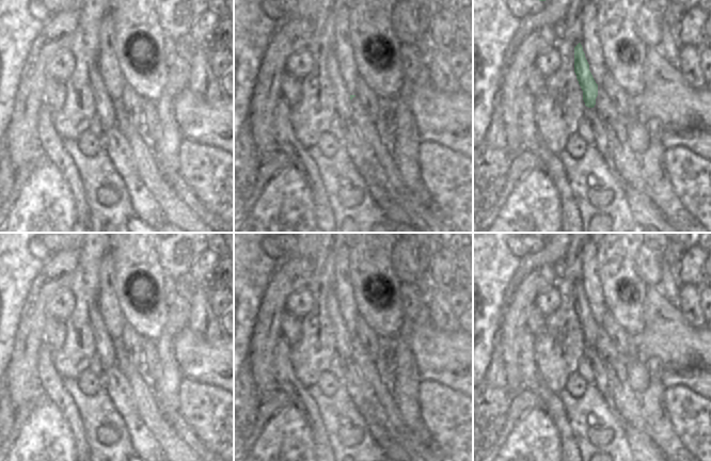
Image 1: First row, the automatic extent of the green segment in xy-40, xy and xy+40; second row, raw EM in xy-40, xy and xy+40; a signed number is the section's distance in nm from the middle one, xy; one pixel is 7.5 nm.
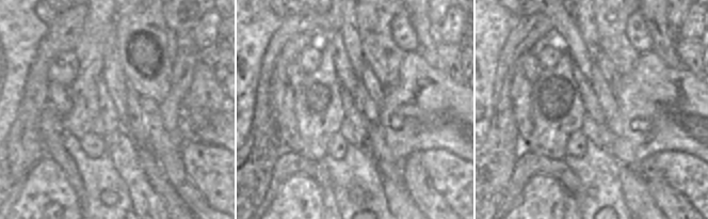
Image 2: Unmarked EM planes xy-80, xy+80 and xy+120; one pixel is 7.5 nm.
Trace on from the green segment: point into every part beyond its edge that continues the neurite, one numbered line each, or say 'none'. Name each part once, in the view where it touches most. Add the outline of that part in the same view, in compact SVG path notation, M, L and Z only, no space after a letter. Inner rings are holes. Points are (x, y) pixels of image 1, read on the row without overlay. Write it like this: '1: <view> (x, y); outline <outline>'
1: xy (343, 340); outline M330 296L327 299L327 309L329 316L335 327L335 344L337 346L337 357L350 362L352 355L352 340L350 333L346 329L346 324L342 318L339 307L337 305L337 299L335 296Z

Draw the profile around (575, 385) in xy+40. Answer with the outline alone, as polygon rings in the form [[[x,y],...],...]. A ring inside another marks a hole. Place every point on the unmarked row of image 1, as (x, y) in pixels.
[[[573,372],[568,376],[564,390],[573,398],[580,398],[585,393],[586,386],[585,379],[578,372]]]

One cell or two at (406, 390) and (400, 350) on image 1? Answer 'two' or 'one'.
one

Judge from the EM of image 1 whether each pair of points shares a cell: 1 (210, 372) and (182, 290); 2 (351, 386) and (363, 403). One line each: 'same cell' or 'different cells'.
1: different cells
2: same cell

